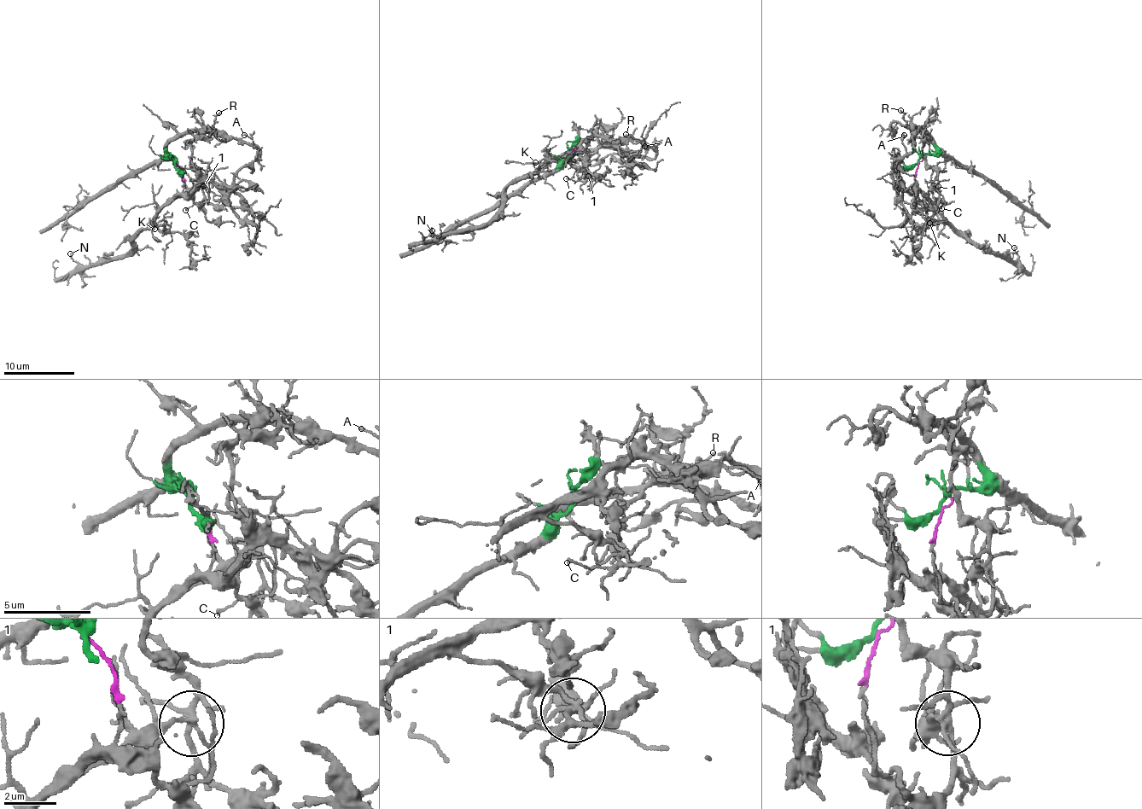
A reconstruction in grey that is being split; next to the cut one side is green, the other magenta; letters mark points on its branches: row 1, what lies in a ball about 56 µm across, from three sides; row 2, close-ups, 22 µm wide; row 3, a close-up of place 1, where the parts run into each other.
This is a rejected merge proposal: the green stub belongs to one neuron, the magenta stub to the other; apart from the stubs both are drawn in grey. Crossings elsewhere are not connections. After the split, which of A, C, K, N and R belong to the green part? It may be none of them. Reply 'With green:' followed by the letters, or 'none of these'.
With green: A, C, R

